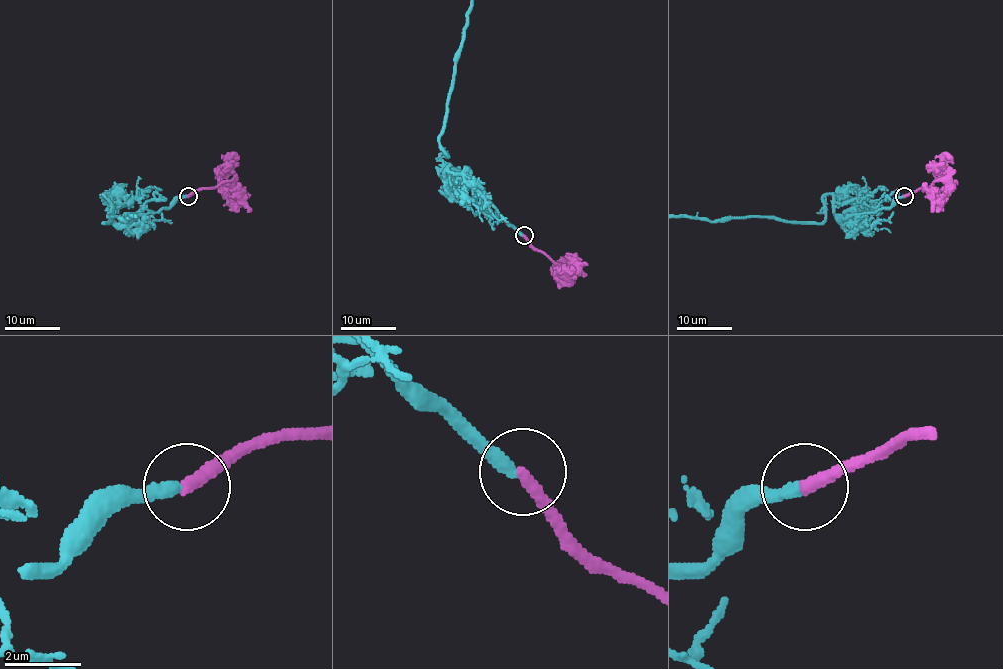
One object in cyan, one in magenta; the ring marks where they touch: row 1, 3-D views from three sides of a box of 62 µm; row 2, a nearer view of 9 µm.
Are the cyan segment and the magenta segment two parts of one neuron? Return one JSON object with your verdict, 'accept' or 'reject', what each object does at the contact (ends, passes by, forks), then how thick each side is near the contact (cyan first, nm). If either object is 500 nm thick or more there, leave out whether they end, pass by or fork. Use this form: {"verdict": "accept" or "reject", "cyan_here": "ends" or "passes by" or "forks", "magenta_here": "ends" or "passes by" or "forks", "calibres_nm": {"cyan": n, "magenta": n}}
{"verdict": "accept", "cyan_here": "ends", "magenta_here": "ends", "calibres_nm": {"cyan": 340, "magenta": 340}}

